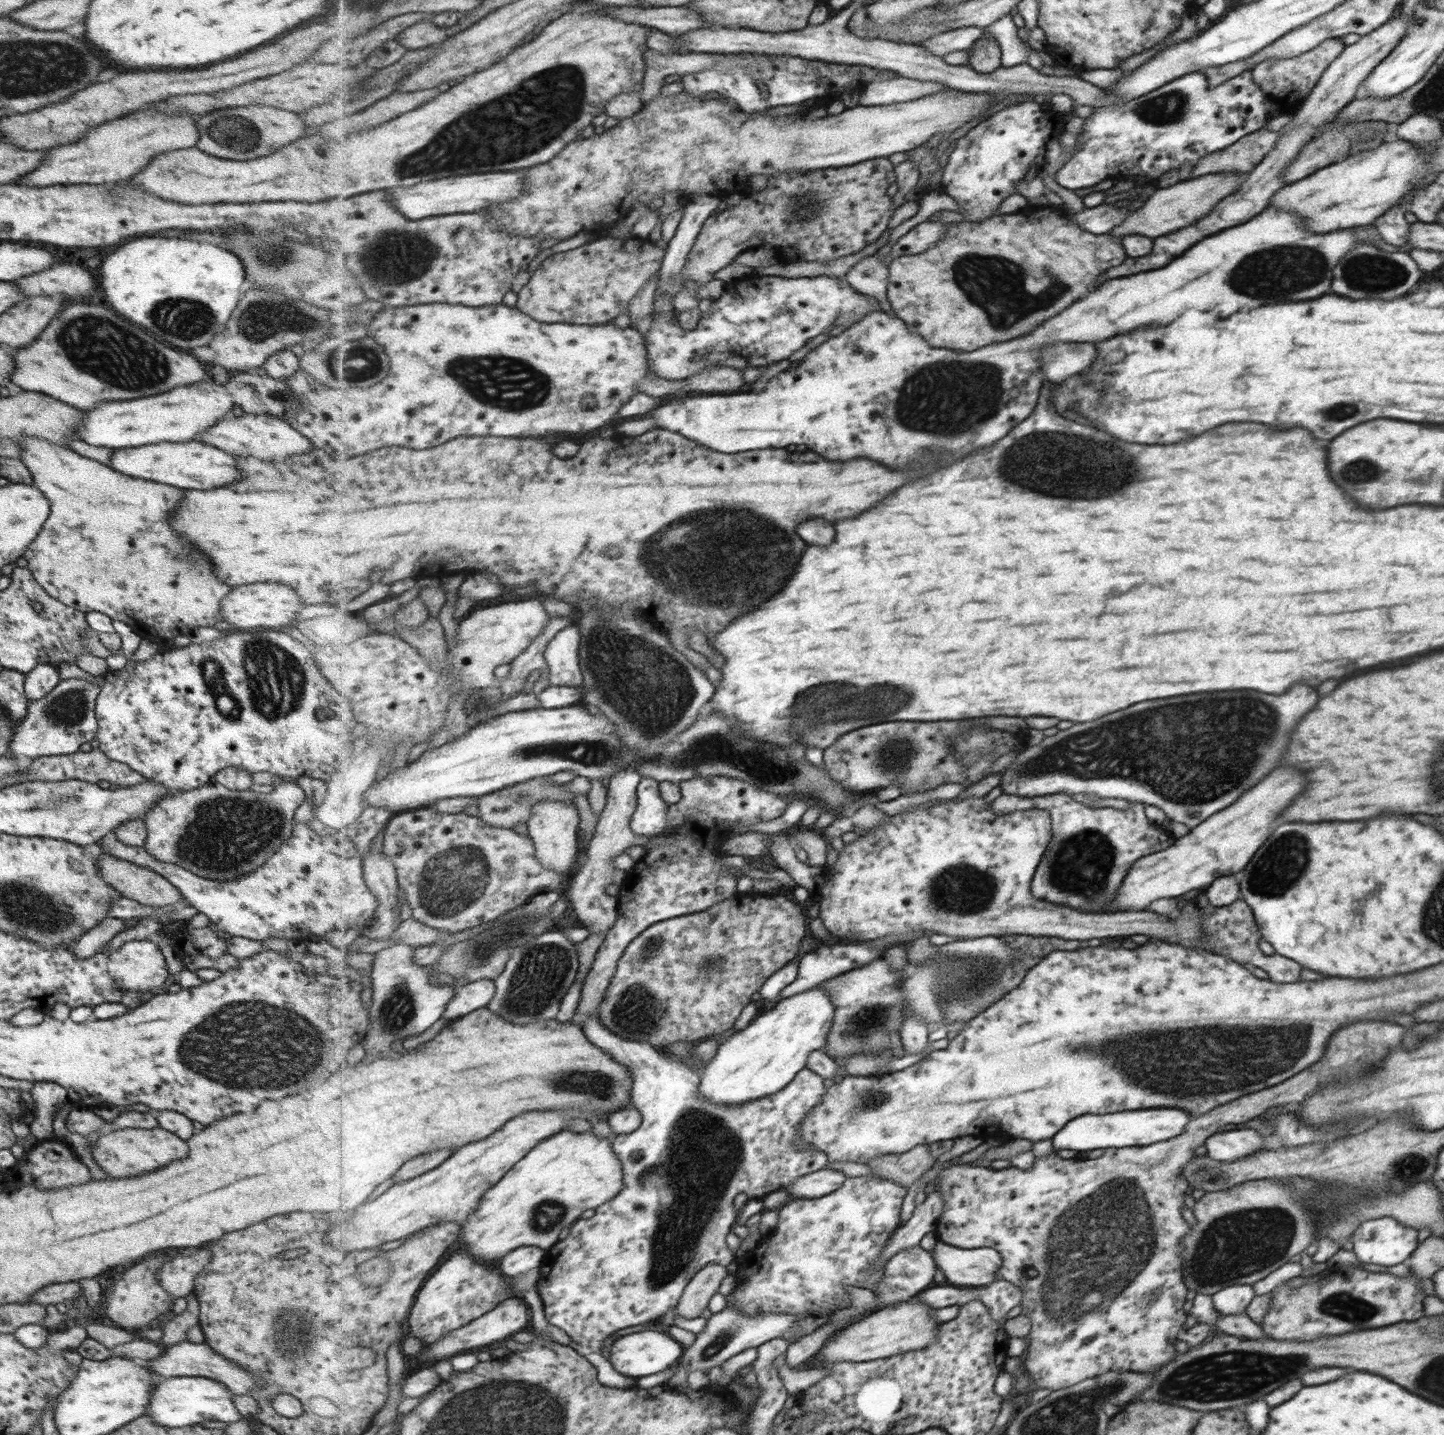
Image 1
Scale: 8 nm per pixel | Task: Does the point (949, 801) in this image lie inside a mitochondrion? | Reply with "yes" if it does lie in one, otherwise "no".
no

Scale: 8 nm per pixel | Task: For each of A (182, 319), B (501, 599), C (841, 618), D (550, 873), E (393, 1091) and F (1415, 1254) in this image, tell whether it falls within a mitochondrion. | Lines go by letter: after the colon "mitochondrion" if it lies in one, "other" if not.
A: mitochondrion
B: other
C: other
D: other
E: other
F: other

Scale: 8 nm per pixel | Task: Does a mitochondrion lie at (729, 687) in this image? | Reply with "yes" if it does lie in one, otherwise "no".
no

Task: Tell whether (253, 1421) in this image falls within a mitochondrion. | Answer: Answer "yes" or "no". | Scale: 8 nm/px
no

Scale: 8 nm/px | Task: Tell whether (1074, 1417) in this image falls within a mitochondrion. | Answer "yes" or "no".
yes

